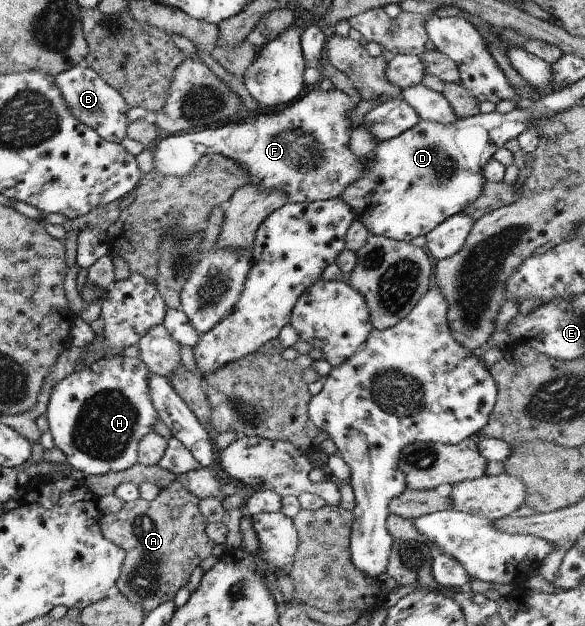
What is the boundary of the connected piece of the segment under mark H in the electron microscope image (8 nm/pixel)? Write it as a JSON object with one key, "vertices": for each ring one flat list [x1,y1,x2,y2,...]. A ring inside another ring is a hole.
{"vertices":[[121,355,98,359,88,368,73,372,56,383,48,399,45,416,54,446,66,456,65,461,72,470,82,475,104,475,108,471,128,469,137,462,140,439,153,429,156,419,159,419,149,399,148,375,147,368,138,357]]}

